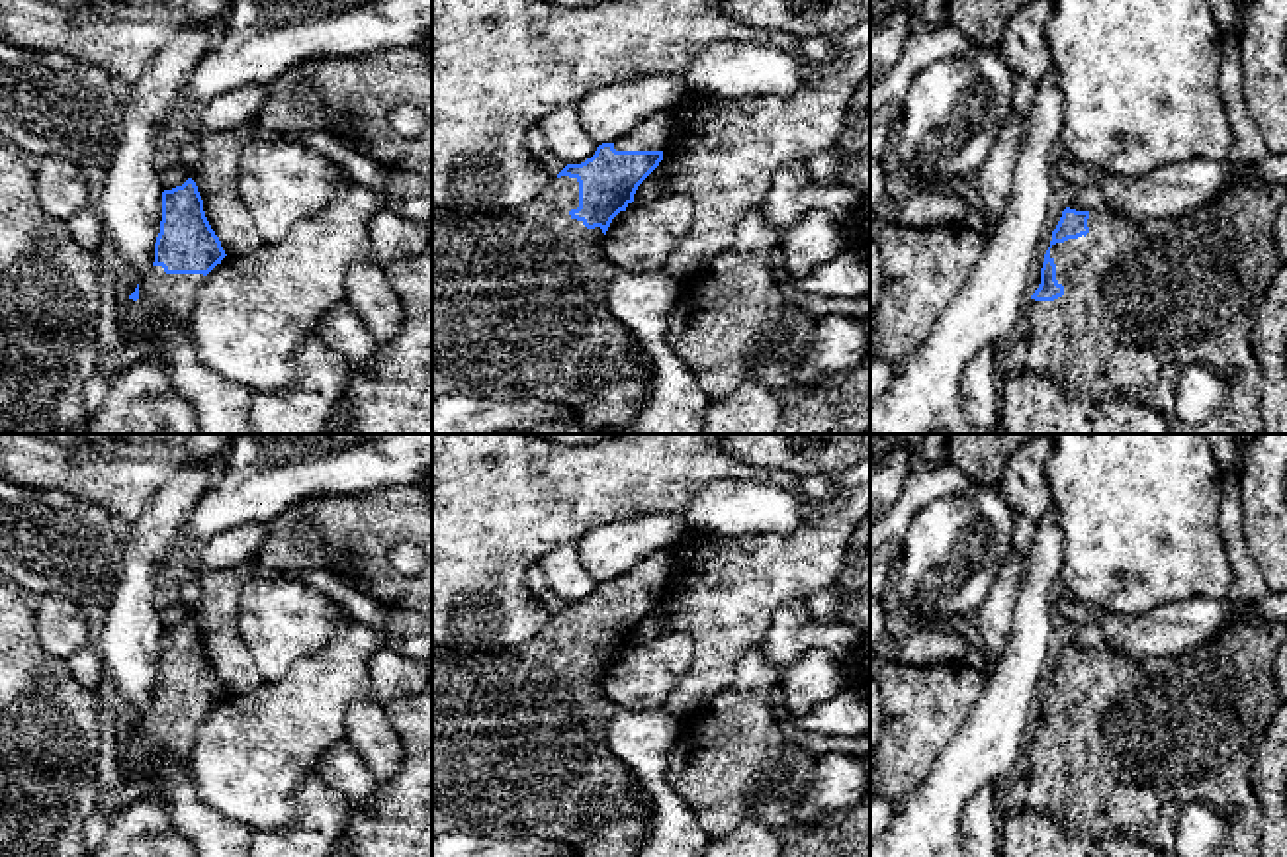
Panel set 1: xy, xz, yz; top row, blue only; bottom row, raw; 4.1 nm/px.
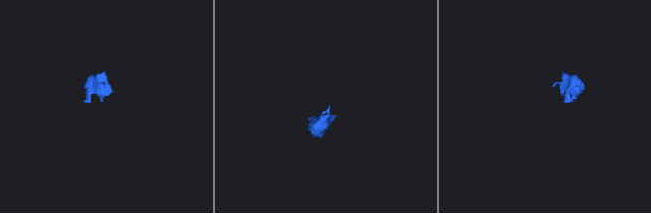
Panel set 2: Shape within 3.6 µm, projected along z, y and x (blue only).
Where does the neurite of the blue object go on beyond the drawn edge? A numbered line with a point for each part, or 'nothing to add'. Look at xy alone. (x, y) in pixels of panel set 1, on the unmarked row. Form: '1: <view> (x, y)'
1: xy (165, 738)

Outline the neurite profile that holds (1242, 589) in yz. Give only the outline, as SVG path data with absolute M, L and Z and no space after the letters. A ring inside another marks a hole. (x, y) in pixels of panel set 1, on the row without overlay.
M1224 475L1220 501L1220 528L1224 550L1234 571L1234 583L1228 599L1236 603L1254 603L1269 593L1260 569L1256 567L1244 538L1244 509L1240 499L1240 477Z

